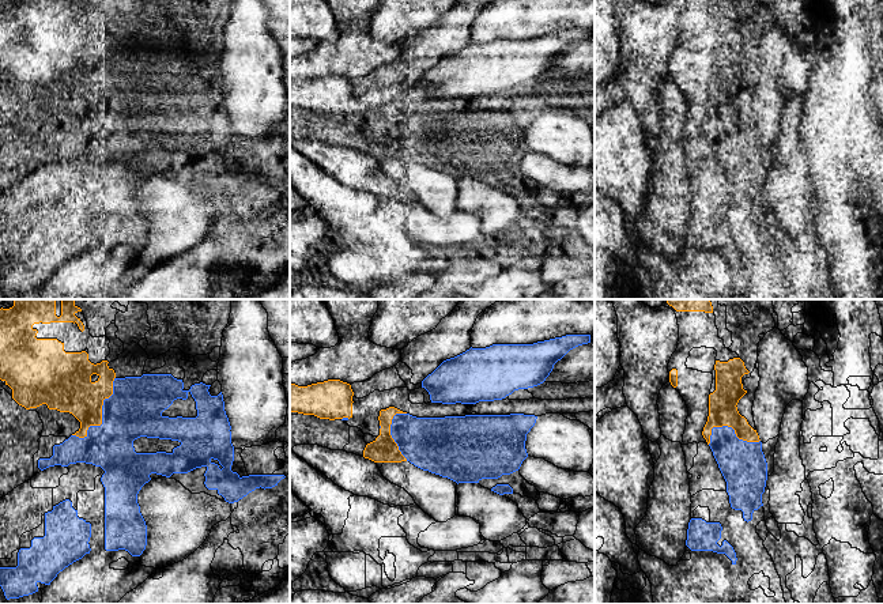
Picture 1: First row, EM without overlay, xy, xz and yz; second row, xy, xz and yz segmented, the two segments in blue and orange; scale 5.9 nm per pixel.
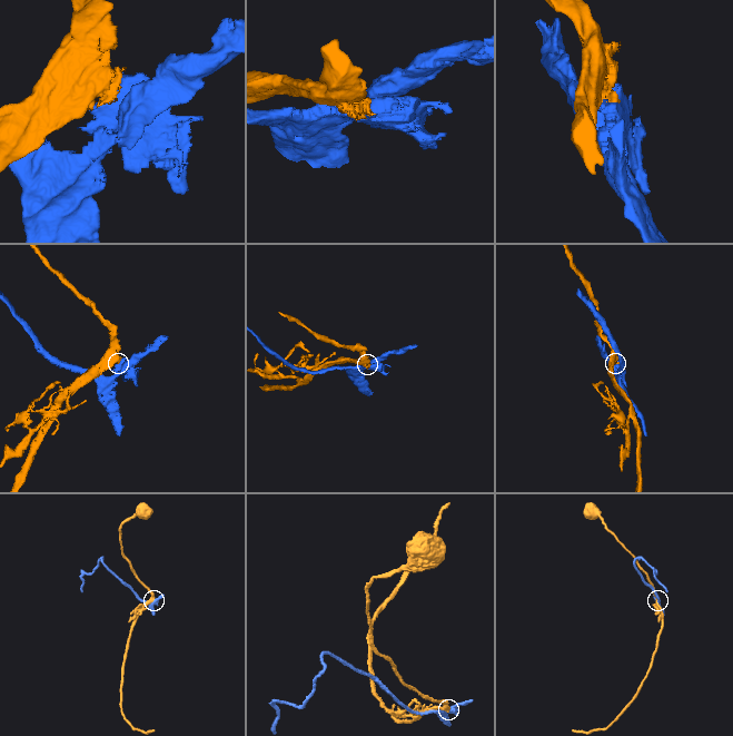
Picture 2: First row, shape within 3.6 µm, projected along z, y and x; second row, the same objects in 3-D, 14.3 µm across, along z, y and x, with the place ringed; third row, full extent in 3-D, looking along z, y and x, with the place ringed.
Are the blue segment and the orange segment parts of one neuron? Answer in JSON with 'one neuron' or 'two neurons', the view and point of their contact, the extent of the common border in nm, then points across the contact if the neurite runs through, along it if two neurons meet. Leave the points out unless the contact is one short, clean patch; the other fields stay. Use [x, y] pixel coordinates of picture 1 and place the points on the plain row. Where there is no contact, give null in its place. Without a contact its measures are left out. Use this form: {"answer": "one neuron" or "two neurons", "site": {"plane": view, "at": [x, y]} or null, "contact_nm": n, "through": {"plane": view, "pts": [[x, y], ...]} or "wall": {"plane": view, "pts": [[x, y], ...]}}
{"answer": "two neurons", "site": {"plane": "xy", "at": [102, 112]}, "contact_nm": 440}

